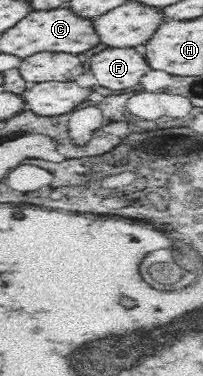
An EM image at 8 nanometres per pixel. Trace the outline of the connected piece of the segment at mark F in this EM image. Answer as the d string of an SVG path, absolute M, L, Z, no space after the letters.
M106 48L92 55L86 66L99 85L113 91L134 89L141 77L151 70L135 48Z

